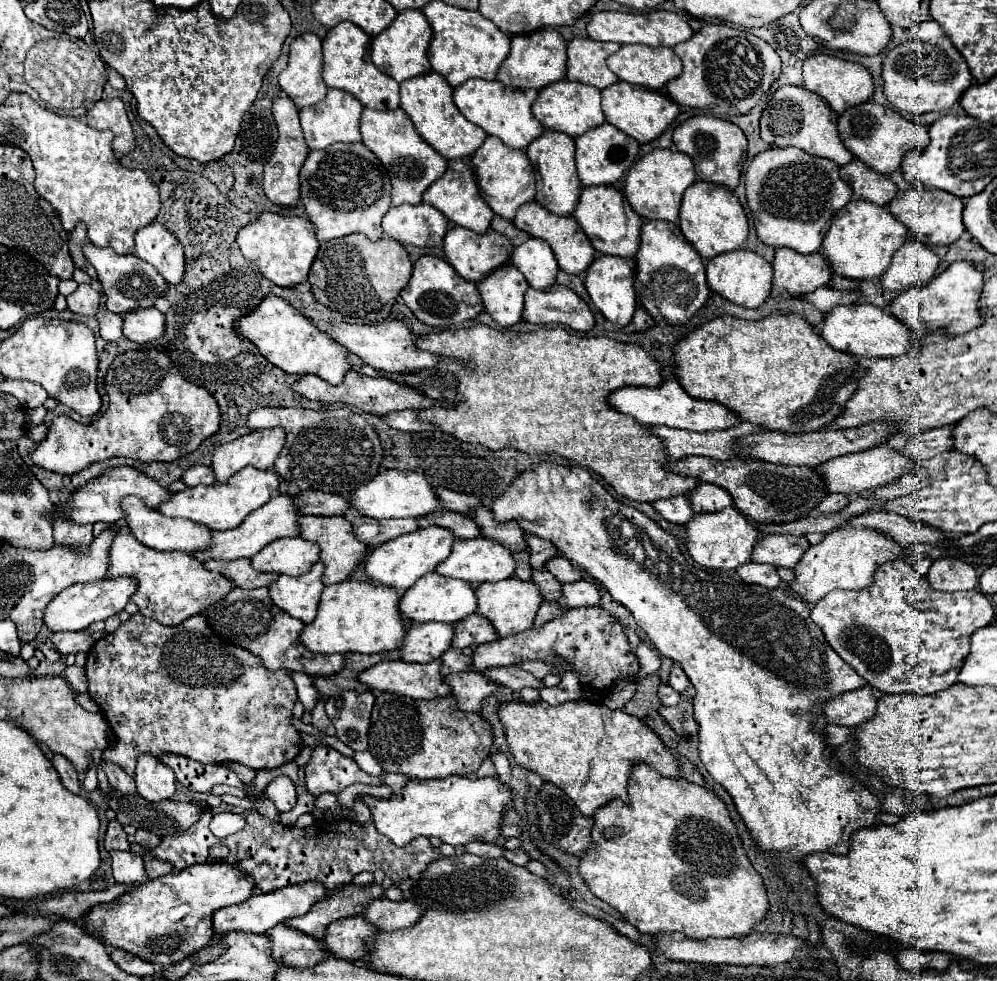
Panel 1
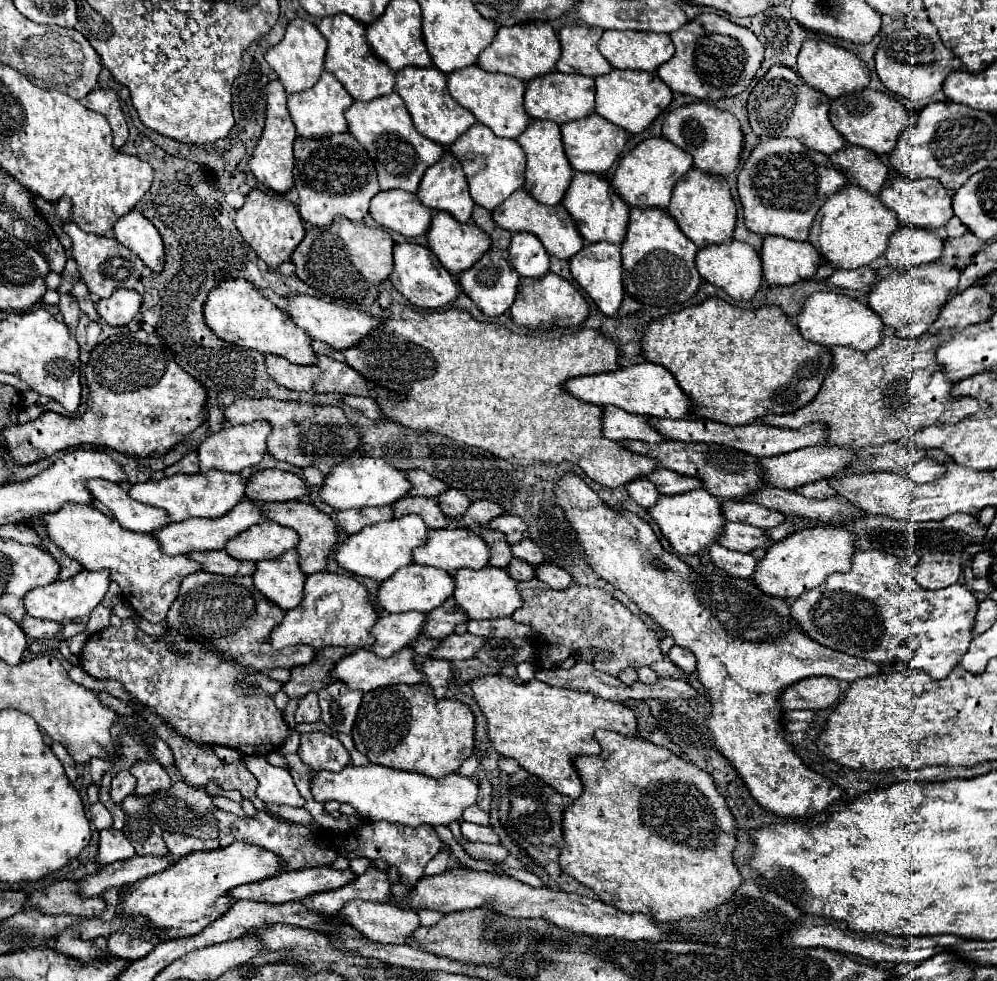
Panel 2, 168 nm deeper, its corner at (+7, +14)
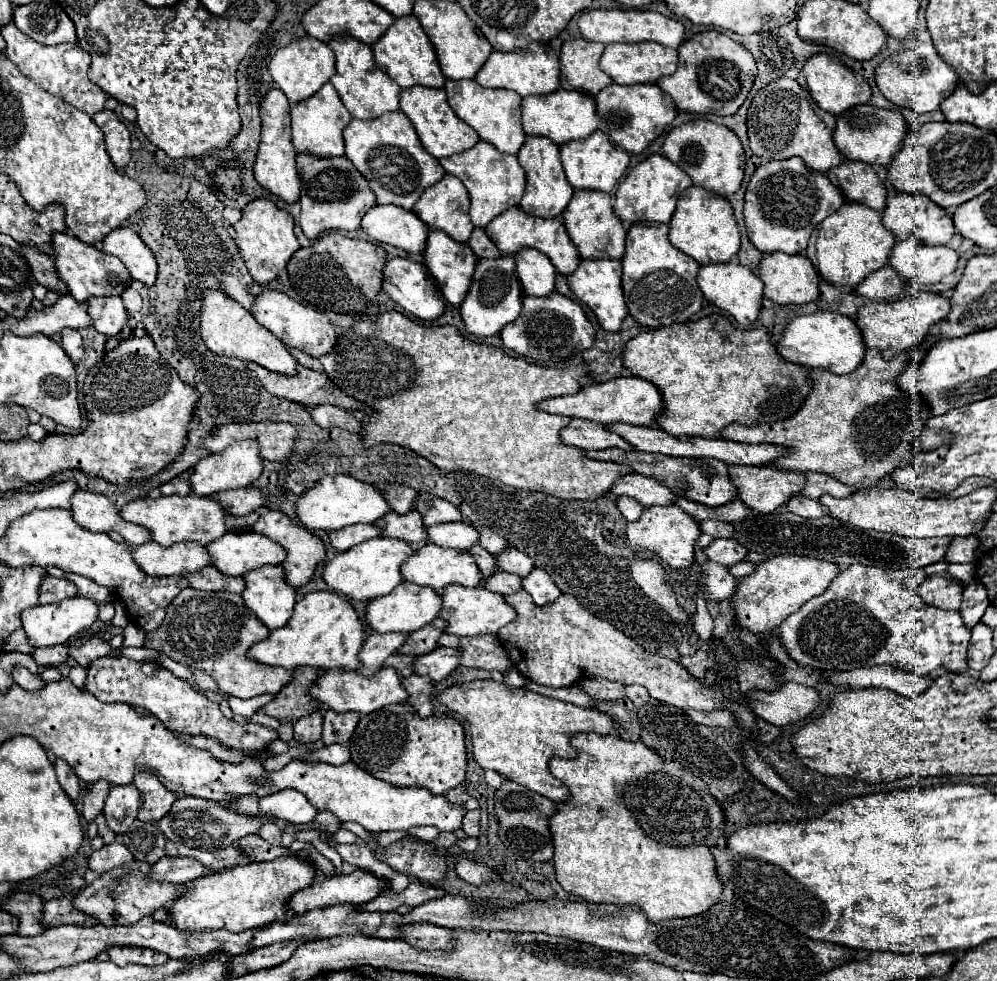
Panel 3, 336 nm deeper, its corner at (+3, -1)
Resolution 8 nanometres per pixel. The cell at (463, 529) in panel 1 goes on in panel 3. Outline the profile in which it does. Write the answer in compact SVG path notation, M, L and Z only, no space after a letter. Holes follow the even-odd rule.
M388 512L382 520L376 522L382 528L382 536L388 538L402 538L412 546L424 546L428 542L428 534L426 534L426 526L422 524L422 518L418 516L418 512L408 512L404 516L396 514L396 512Z

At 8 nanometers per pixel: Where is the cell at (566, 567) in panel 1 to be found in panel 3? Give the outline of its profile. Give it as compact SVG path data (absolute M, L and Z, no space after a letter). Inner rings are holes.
M506 548L496 558L498 558L500 570L510 572L510 574L518 574L522 578L528 576L530 570L534 570L534 562L530 560L530 556L526 556L526 552L516 550L516 548Z

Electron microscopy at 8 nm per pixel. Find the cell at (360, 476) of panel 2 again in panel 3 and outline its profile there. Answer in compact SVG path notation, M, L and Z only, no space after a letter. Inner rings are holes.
M336 474L336 476L324 476L314 488L310 488L306 494L300 496L298 506L296 506L296 514L302 520L302 524L306 528L320 528L320 530L340 530L344 526L350 524L358 524L358 522L376 522L380 520L384 514L390 512L390 504L386 504L386 498L382 496L382 492L366 482L360 482L352 476L344 476L344 474Z

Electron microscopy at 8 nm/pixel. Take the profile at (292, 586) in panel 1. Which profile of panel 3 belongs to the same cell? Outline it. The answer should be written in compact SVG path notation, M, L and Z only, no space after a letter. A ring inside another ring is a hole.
M264 566L246 572L244 580L244 604L260 618L260 622L270 630L288 624L296 604L296 590L284 582L282 566Z

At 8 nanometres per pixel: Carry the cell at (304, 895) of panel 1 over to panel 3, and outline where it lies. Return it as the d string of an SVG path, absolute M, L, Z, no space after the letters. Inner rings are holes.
M356 870L352 874L338 874L312 882L312 886L294 892L294 896L288 898L286 908L294 914L302 914L314 908L336 904L356 906L376 898L386 886L386 880L376 878L364 870Z

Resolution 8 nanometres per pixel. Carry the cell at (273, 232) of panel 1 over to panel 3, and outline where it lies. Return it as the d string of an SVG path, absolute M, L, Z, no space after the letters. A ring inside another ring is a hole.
M258 198L246 204L246 208L242 210L240 222L234 224L234 230L238 234L236 244L246 262L246 268L258 284L268 284L276 280L278 272L286 268L290 256L300 248L300 242L294 234L292 214L288 214L286 210L280 210L274 202L264 198Z

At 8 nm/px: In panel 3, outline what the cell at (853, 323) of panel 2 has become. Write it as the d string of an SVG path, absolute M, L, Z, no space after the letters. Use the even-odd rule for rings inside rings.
M814 312L798 316L786 326L778 352L786 360L794 360L794 364L802 364L806 368L826 368L834 374L850 374L864 362L866 342L852 318L838 312Z

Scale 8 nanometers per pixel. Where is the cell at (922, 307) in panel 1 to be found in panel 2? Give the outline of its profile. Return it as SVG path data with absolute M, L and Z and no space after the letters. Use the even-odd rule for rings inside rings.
M938 263L910 269L904 273L892 273L872 287L872 291L868 293L868 307L882 319L884 325L896 331L896 337L916 339L938 319L944 303L950 299L952 291L956 291L958 279L958 269Z

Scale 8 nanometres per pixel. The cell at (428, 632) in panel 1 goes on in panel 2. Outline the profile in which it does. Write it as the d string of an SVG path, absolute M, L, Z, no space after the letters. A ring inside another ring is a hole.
M384 613L372 627L372 651L378 657L390 657L398 649L414 641L424 625L422 613Z

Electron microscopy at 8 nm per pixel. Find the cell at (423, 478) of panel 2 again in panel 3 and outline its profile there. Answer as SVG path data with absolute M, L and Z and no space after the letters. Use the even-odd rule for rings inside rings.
M386 484L384 486L384 496L388 500L388 504L392 506L394 512L398 514L406 514L410 510L414 510L414 504L418 500L418 490L410 488L410 486L402 486L402 484Z

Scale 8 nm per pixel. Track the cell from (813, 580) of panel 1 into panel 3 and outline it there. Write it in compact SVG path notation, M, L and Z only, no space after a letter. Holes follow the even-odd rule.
M774 556L760 562L754 574L738 578L734 610L740 626L760 636L776 630L790 614L796 612L798 606L806 604L814 596L820 596L820 592L830 586L838 572L838 564L810 556Z

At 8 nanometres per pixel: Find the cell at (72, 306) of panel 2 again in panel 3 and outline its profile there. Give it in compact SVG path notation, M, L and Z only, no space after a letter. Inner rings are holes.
M64 328L62 330L62 348L66 350L66 354L70 356L70 360L74 364L78 364L78 360L82 358L84 354L84 346L82 346L82 336L78 330L70 330L70 328Z

